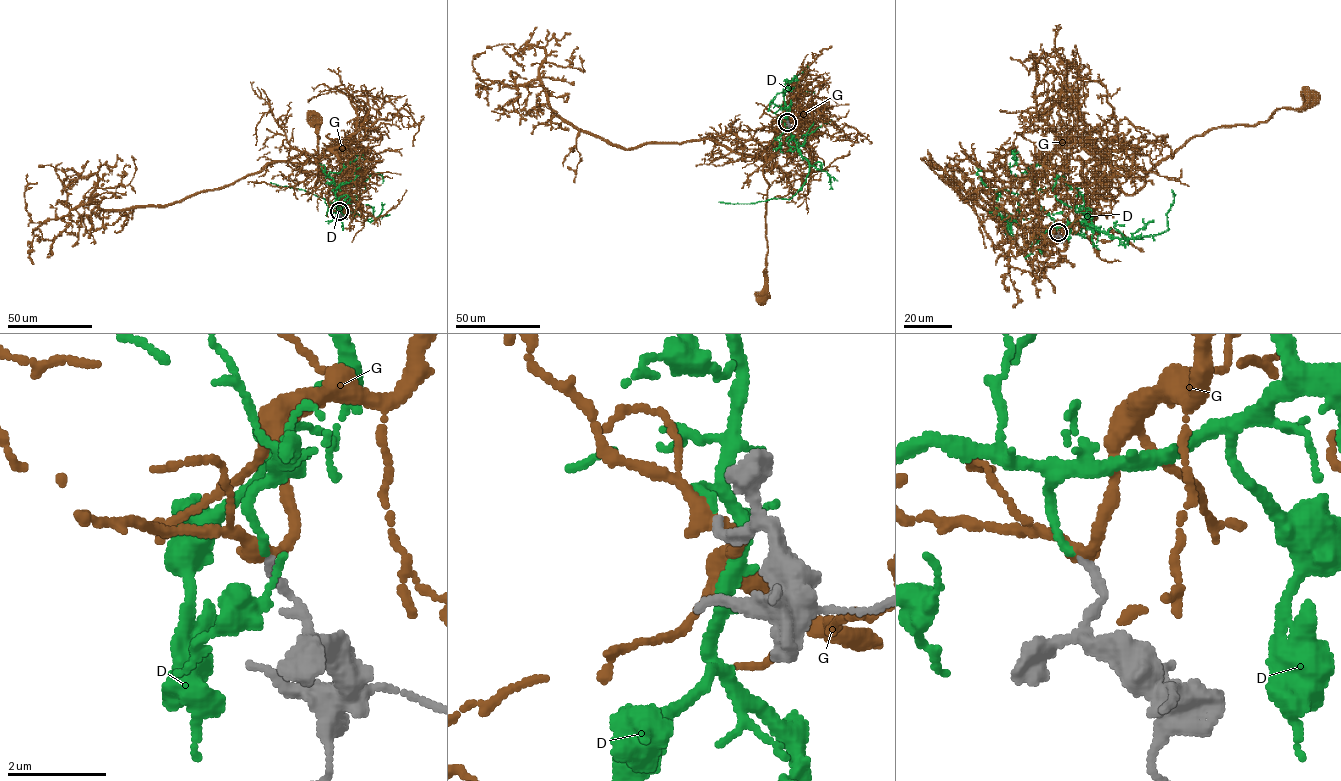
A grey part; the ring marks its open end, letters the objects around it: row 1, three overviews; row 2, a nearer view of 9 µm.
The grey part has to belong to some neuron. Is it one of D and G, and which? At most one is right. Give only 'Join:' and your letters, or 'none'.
Join: D

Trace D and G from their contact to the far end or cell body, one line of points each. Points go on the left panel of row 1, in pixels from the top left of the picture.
D: (338, 211), (338, 208), (346, 205), (361, 216), (346, 213), (303, 190), (270, 182)
G: (338, 212), (350, 197), (337, 190), (325, 174), (319, 174), (315, 186), (320, 170), (320, 120), (313, 118)

